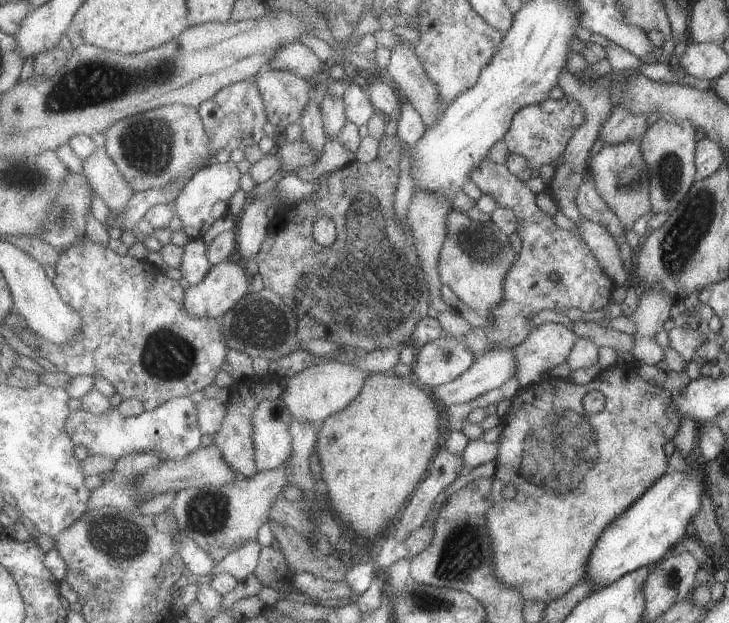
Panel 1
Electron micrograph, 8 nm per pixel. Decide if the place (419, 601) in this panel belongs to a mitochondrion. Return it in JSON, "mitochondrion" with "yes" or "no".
{"mitochondrion":"yes"}

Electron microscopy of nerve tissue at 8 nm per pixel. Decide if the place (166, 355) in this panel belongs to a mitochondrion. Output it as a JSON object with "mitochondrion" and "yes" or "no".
{"mitochondrion":"yes"}

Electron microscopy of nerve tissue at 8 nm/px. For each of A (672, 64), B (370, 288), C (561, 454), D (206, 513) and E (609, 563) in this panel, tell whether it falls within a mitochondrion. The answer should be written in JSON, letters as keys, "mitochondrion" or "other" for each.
{"A":"other","B":"mitochondrion","C":"mitochondrion","D":"mitochondrion","E":"other"}

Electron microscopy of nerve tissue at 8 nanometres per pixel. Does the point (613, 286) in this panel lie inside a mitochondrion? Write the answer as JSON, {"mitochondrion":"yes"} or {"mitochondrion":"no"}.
{"mitochondrion":"no"}

